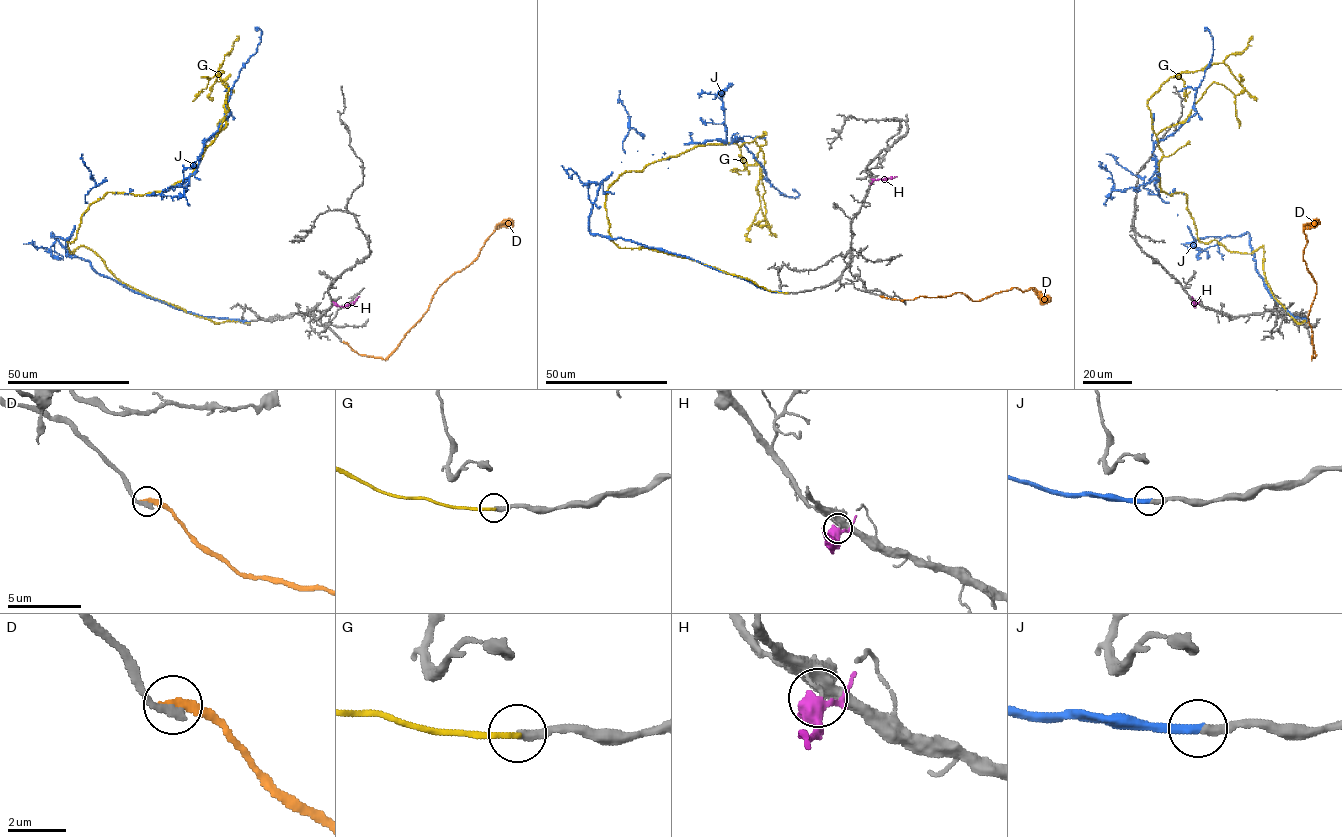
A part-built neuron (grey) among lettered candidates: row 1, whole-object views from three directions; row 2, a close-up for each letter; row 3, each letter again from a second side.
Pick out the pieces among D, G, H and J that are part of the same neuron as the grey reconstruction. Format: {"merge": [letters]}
{"merge": ["J"]}

